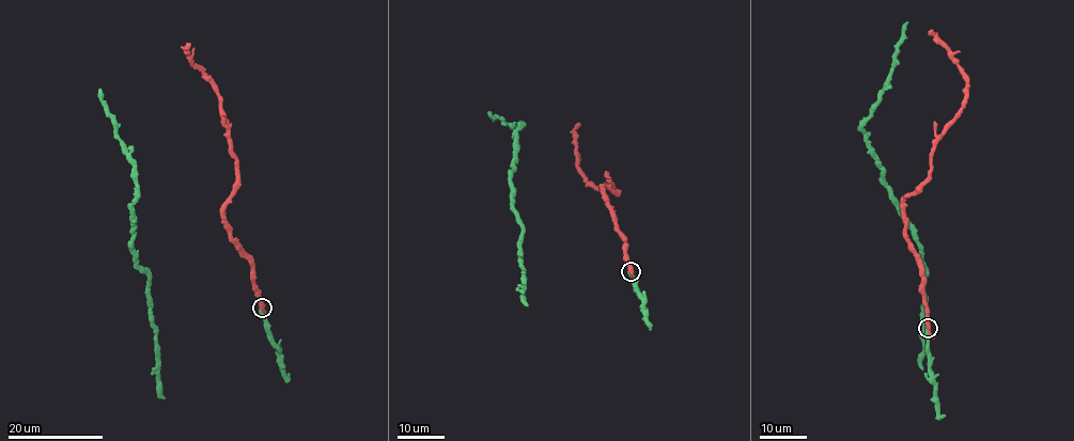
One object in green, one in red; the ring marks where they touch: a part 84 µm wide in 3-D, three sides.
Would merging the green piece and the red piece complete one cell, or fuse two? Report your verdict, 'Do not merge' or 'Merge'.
Merge

